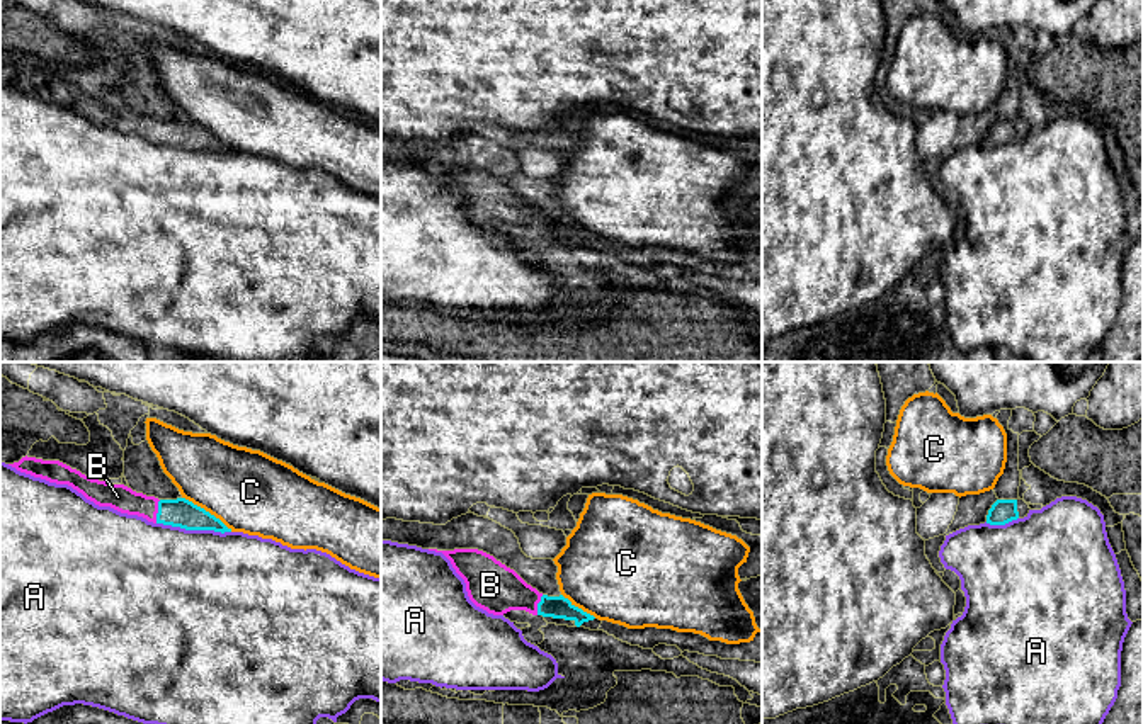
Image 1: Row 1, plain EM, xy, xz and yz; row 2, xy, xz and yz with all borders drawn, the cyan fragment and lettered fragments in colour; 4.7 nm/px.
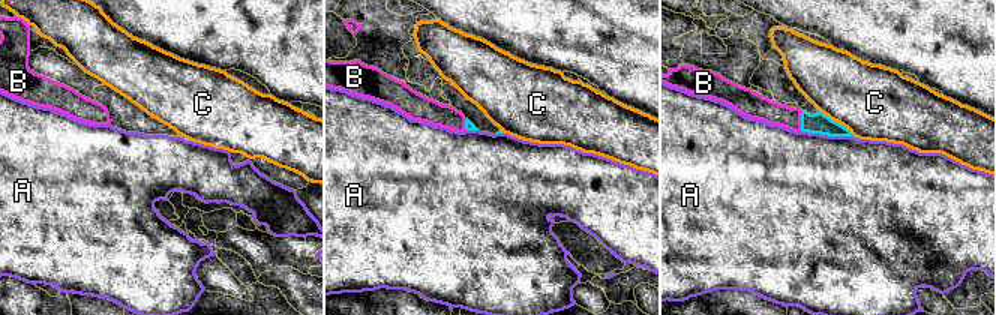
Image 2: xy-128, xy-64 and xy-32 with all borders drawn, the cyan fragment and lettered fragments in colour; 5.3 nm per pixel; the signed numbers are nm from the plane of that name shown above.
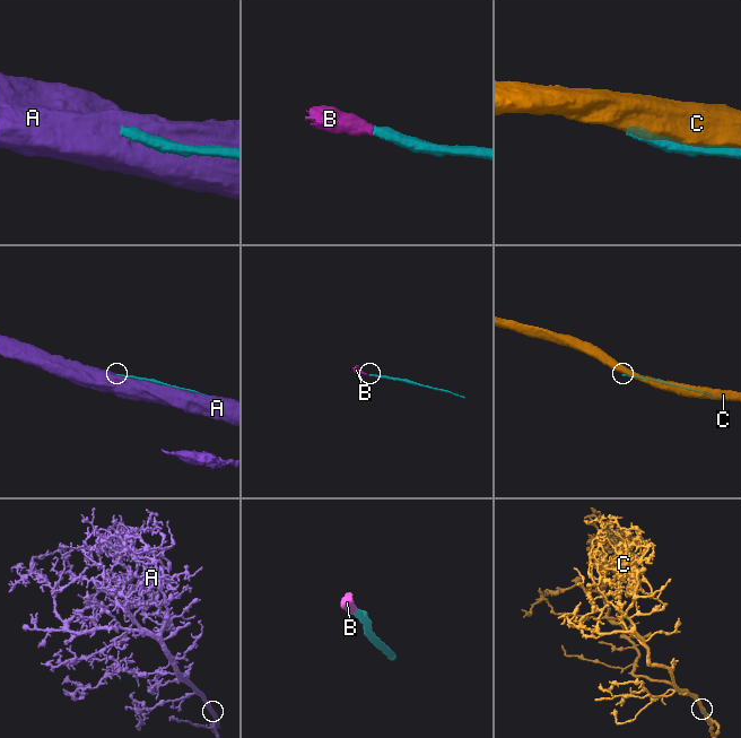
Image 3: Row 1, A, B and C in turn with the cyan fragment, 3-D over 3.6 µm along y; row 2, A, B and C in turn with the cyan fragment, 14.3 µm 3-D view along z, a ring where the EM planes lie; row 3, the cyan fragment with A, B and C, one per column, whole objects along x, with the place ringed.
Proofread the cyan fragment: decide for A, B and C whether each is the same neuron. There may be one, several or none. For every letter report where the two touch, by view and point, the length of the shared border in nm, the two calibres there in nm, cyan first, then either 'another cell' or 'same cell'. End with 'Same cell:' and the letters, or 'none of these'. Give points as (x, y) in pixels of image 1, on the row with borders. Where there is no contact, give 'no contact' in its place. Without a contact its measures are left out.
A: meets cyan in xy at (194, 529); contact 360 nm long; 140 nm thick on the cyan side, 500 nm on the other; another cell
B: meets cyan in xy at (159, 512); contact 110 nm long; 140 nm thick on the cyan side, 120 nm on the other; same cell
C: meets cyan in xy at (208, 512); contact 280 nm long; 140 nm thick on the cyan side, 380 nm on the other; another cell
Same cell: B

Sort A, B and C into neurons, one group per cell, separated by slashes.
A C / B

